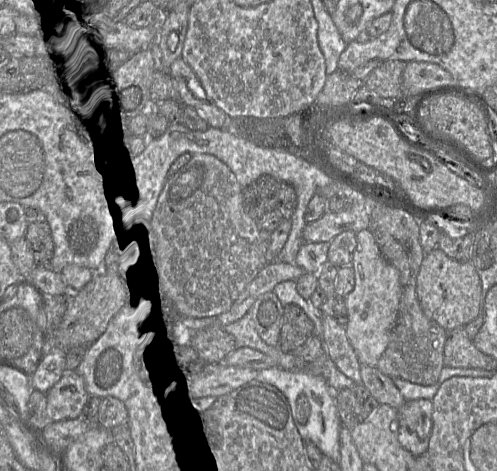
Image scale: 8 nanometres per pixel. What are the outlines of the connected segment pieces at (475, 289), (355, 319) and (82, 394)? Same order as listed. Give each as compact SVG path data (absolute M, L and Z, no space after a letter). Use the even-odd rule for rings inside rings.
M439 247L424 254L417 276L417 297L425 315L446 331L451 331L457 327L465 327L465 325L478 317L481 312L481 291L480 277L470 261L459 262L452 259Z
M368 229L356 233L357 245L352 267L355 287L344 298L348 311L346 335L361 364L377 367L396 326L401 299L400 274L382 255L376 240Z
M65 371L58 382L47 391L47 412L52 421L82 416L88 392L77 371Z

